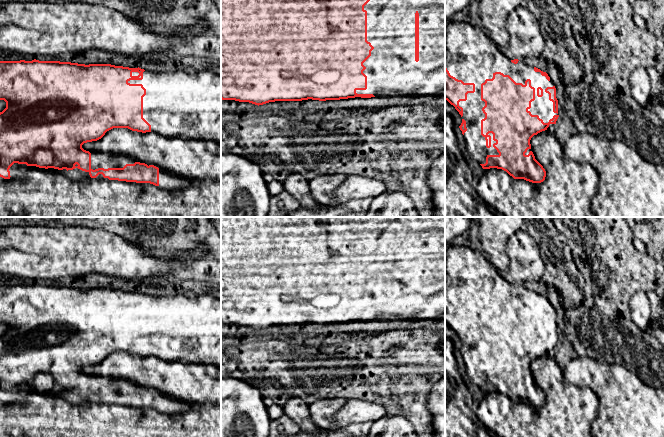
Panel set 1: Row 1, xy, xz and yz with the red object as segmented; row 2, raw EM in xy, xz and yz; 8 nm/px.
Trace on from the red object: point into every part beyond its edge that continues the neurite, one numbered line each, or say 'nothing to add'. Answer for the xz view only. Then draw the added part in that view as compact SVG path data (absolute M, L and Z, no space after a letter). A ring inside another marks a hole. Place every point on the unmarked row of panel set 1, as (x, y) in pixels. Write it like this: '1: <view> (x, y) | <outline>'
1: xz (391, 293) | M373 217L371 224L364 230L367 235L367 265L374 273L371 280L363 287L366 293L363 297L367 300L367 313L356 314L357 318L373 318L375 321L395 319L415 321L436 321L445 314L445 217ZM415 237L419 237L419 285L415 285Z

